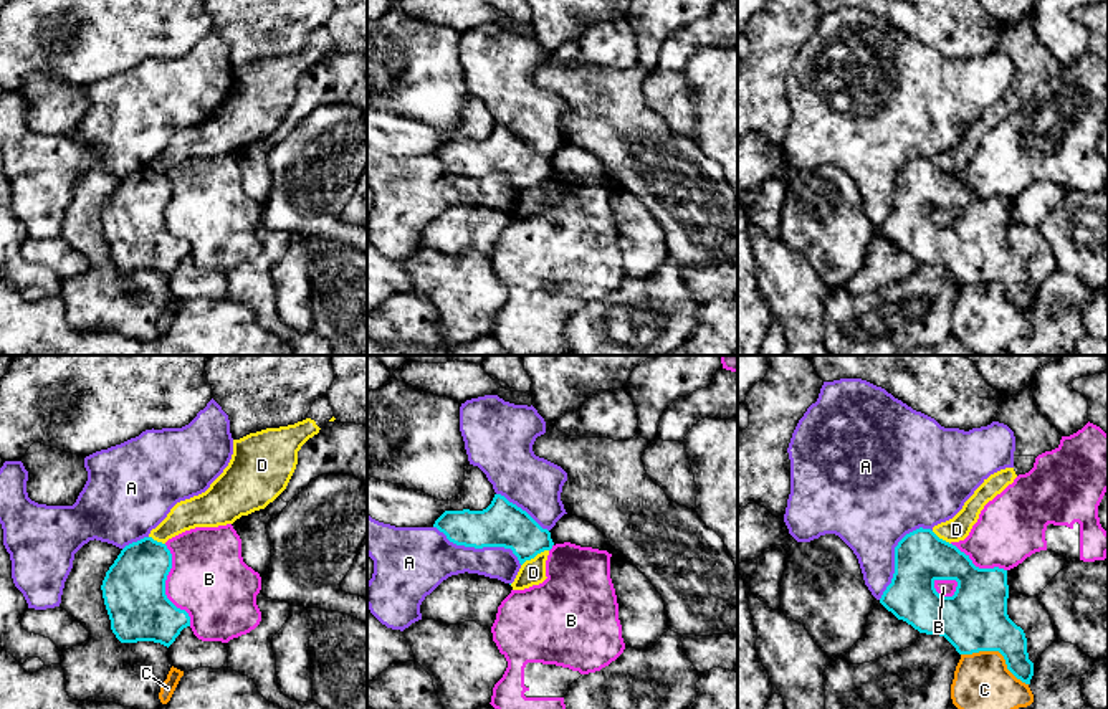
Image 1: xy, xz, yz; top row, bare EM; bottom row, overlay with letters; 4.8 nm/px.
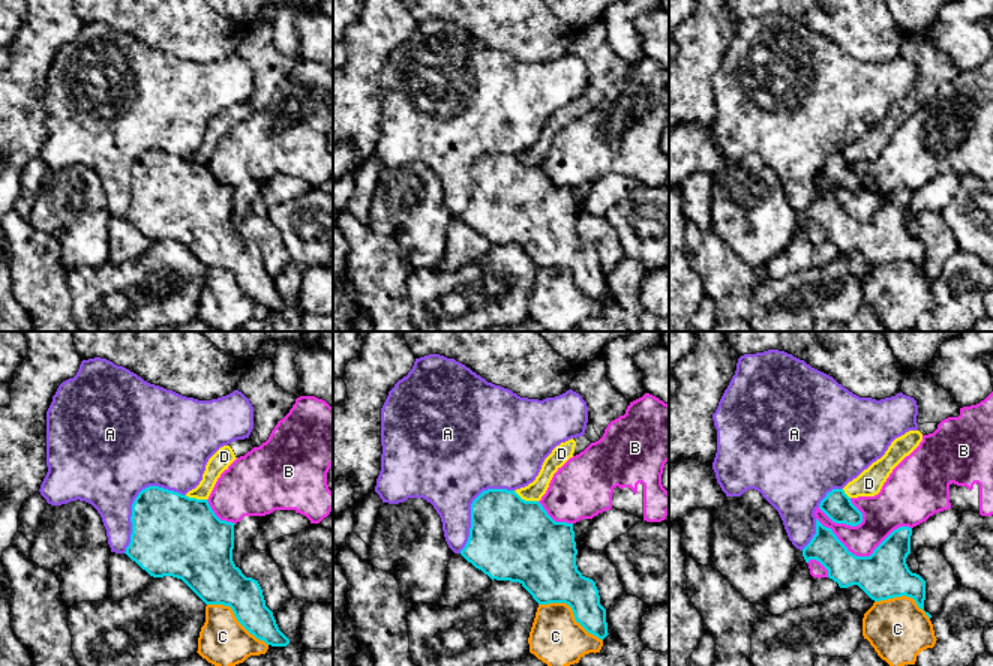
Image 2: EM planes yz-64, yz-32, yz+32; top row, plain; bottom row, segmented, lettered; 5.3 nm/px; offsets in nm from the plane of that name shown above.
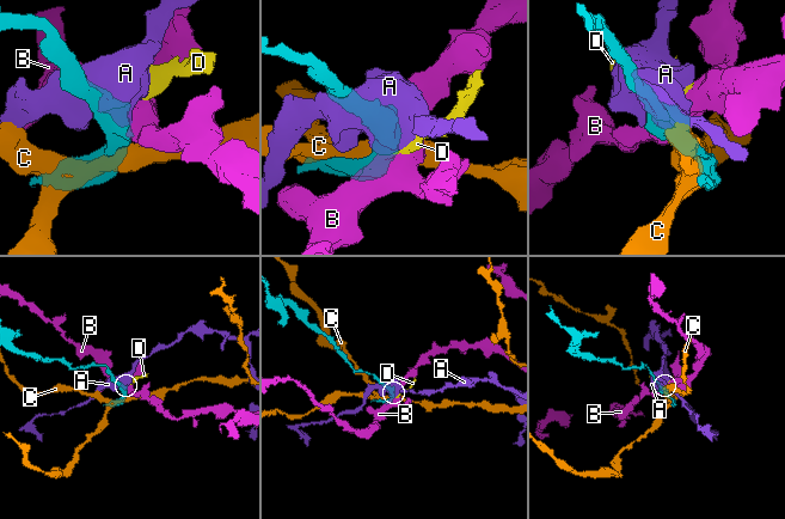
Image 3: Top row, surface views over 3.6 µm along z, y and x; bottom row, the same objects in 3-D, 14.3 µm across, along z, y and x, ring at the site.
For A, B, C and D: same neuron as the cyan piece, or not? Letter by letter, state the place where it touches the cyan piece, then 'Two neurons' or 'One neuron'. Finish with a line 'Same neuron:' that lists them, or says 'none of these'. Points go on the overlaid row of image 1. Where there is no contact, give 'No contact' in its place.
A: Touches cyan at xz (480, 547). Two neurons
B: Touches cyan at xy (164, 587). Two neurons
C: Touches cyan at yz (998, 650). Two neurons
D: Touches cyan at xz (534, 556). Two neurons
Same neuron: none of these

